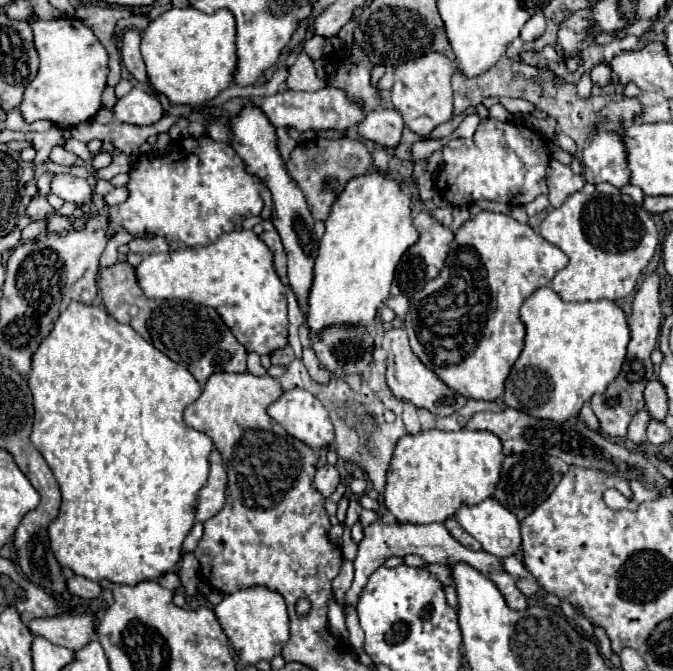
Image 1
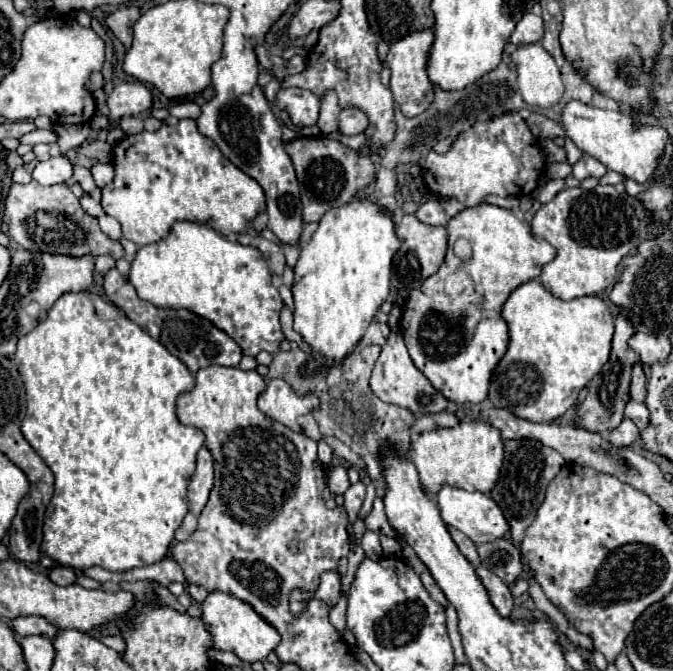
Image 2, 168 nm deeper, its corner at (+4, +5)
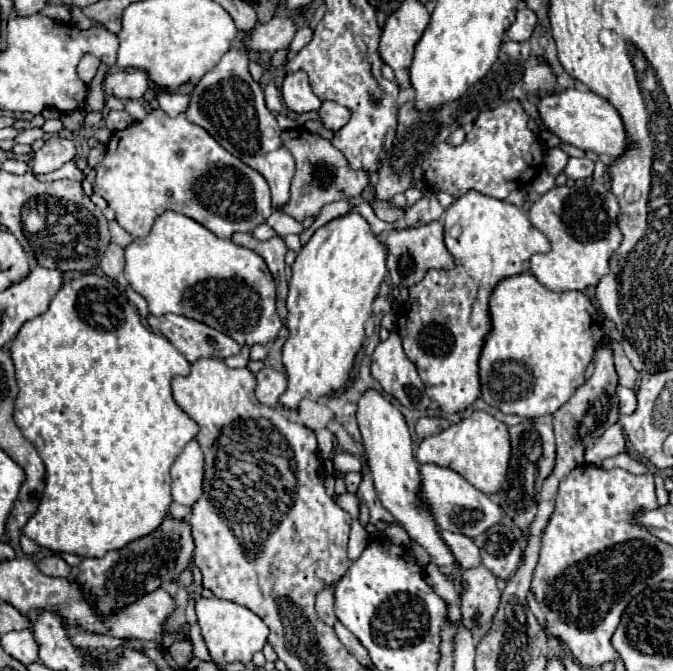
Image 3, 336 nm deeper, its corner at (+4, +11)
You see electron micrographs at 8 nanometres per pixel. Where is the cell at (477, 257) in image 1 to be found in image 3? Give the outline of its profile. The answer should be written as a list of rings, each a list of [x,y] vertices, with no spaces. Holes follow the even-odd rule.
[[[467,191],[459,197],[443,215],[445,225],[445,245],[453,255],[455,267],[449,271],[433,269],[419,283],[409,287],[409,301],[401,311],[397,325],[399,335],[403,339],[403,349],[407,357],[417,365],[417,371],[427,387],[427,393],[443,411],[457,413],[467,409],[475,399],[481,397],[479,389],[479,353],[485,345],[487,335],[491,333],[491,315],[489,315],[489,299],[493,289],[505,277],[513,277],[529,271],[531,255],[547,253],[551,249],[547,237],[535,229],[527,217],[527,213],[511,203],[481,195],[477,191]],[[453,225],[461,225],[461,237],[453,239],[449,229]]]

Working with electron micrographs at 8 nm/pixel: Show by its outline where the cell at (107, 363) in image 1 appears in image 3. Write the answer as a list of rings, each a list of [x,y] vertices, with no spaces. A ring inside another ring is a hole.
[[[85,273],[77,279],[65,281],[63,287],[53,297],[49,309],[43,315],[27,321],[19,329],[17,337],[11,341],[11,359],[15,363],[15,375],[19,383],[19,395],[15,401],[15,421],[25,439],[29,439],[35,445],[35,449],[41,451],[39,457],[47,467],[45,491],[39,509],[23,527],[23,533],[45,549],[73,553],[79,557],[103,557],[107,551],[123,549],[123,545],[129,545],[139,537],[151,535],[169,515],[169,505],[173,503],[171,465],[175,463],[175,457],[179,457],[179,453],[183,451],[183,445],[187,445],[187,441],[195,439],[199,433],[199,425],[173,401],[171,395],[171,379],[177,375],[189,375],[191,363],[163,335],[153,333],[141,321],[137,309],[129,303],[125,293],[117,285],[113,285],[107,277],[101,277],[97,273]]]

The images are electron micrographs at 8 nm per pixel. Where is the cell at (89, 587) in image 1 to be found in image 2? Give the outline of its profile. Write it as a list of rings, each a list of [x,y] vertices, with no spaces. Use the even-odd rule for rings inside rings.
[[[63,565],[51,567],[51,569],[47,571],[47,577],[49,577],[53,583],[57,583],[57,585],[71,585],[71,583],[75,583],[75,579],[77,579],[75,571],[73,571],[71,567],[63,567]]]

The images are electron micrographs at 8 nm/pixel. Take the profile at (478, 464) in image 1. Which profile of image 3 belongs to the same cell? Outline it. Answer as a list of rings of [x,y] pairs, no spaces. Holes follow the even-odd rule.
[[[473,411],[469,417],[451,425],[449,429],[441,431],[437,435],[425,437],[419,443],[415,457],[421,465],[433,463],[433,465],[449,467],[449,469],[457,471],[461,477],[465,477],[479,491],[493,495],[499,491],[499,487],[505,479],[507,467],[509,467],[509,455],[511,455],[511,445],[509,445],[507,425],[497,421],[495,417],[491,417],[485,411]]]

